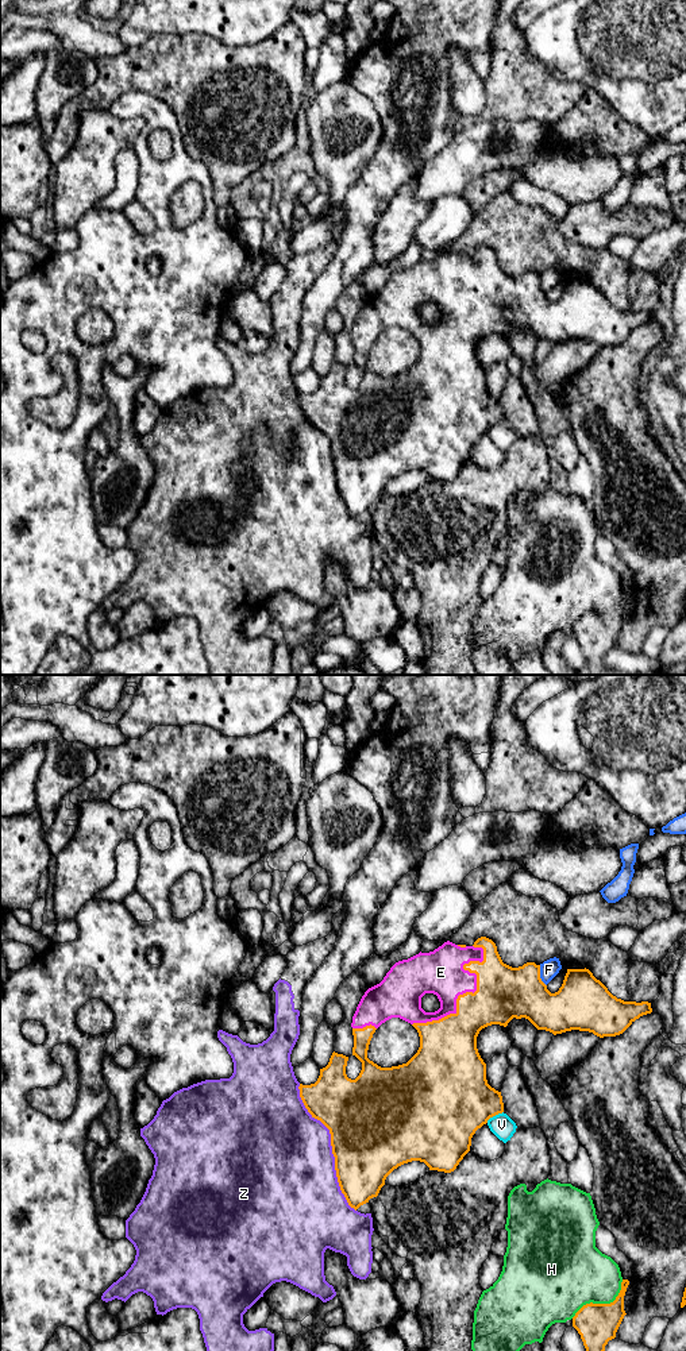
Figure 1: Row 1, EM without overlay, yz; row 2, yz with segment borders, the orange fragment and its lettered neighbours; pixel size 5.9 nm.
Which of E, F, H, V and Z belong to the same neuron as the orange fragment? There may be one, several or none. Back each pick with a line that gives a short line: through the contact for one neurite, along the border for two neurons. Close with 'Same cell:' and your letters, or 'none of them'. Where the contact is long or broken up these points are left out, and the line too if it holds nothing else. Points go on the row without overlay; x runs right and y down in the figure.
Same cell: E

